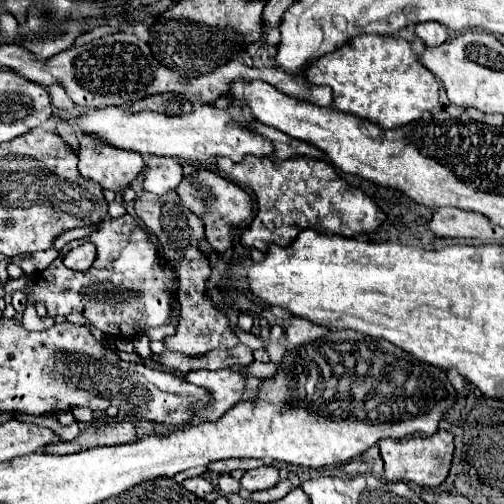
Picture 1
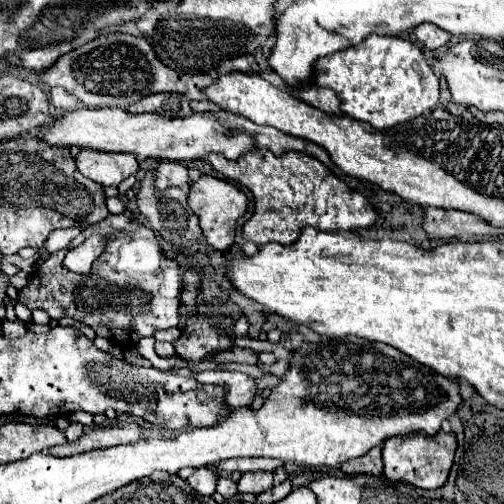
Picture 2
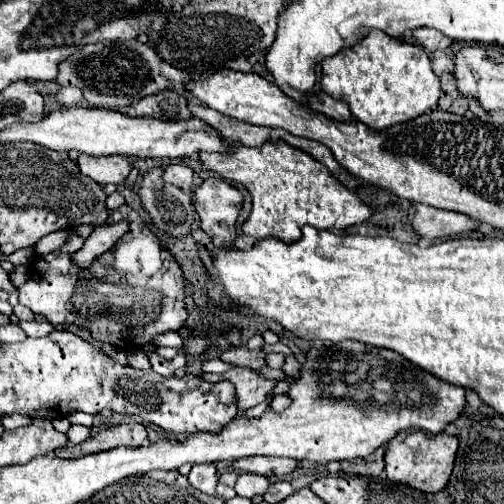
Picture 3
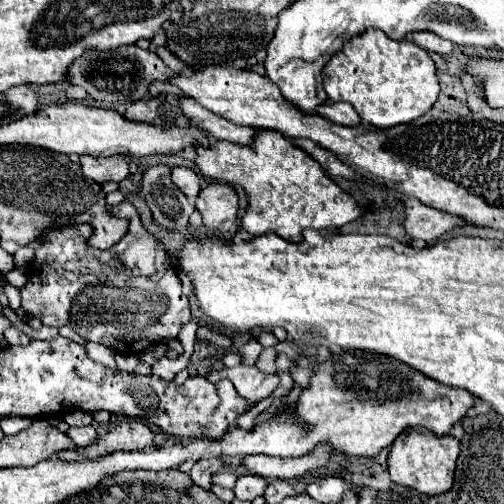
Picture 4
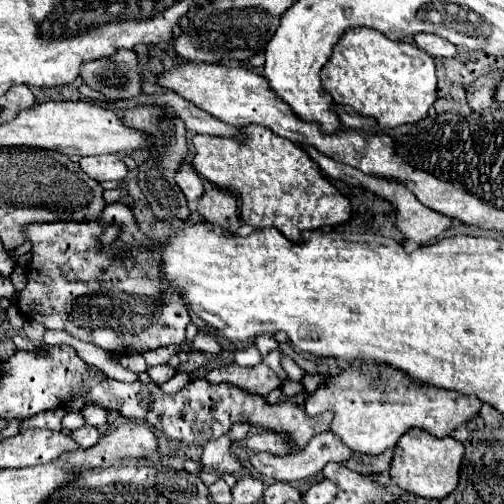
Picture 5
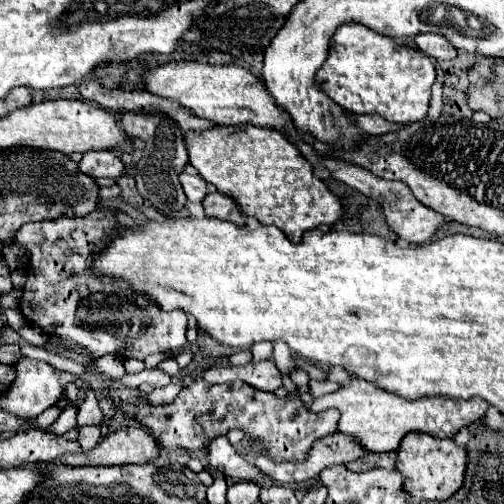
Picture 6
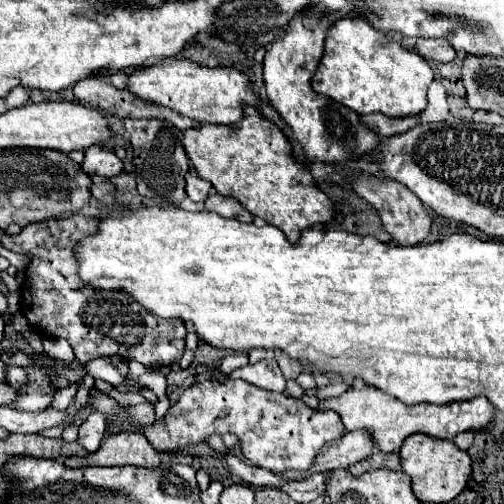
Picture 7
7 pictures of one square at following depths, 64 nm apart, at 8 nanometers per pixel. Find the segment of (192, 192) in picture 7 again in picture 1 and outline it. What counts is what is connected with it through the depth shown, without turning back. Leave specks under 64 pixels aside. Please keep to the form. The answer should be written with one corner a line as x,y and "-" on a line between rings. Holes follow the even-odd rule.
152,156
146,164
146,180
144,190
152,194
166,194
168,190
174,190
184,180
182,164
172,158
158,158

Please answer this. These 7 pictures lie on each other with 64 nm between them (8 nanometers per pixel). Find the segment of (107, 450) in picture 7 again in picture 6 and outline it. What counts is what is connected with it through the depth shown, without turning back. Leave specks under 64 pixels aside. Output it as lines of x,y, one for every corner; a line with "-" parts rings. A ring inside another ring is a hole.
122,428
108,434
90,452
64,454
60,462
66,466
116,466
116,464
144,464
154,462
160,454
154,438
142,428

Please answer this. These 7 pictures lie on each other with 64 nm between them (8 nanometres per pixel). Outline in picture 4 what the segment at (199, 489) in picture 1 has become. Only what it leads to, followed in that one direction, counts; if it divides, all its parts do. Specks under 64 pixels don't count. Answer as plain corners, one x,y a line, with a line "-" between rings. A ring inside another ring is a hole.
204,458
204,460
198,460
194,464
194,468
190,470
190,478
194,478
194,482
198,486
210,490
212,486
212,474
216,474
222,468
226,468
226,464
224,464
222,458
208,458
208,460

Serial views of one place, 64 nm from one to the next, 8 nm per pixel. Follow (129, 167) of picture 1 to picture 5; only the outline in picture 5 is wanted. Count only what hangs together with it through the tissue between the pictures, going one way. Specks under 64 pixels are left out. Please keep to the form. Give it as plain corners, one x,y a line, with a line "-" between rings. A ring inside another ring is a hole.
102,154
102,156
84,156
80,158
80,168
94,180
116,180
122,182
128,174
126,164
118,154

